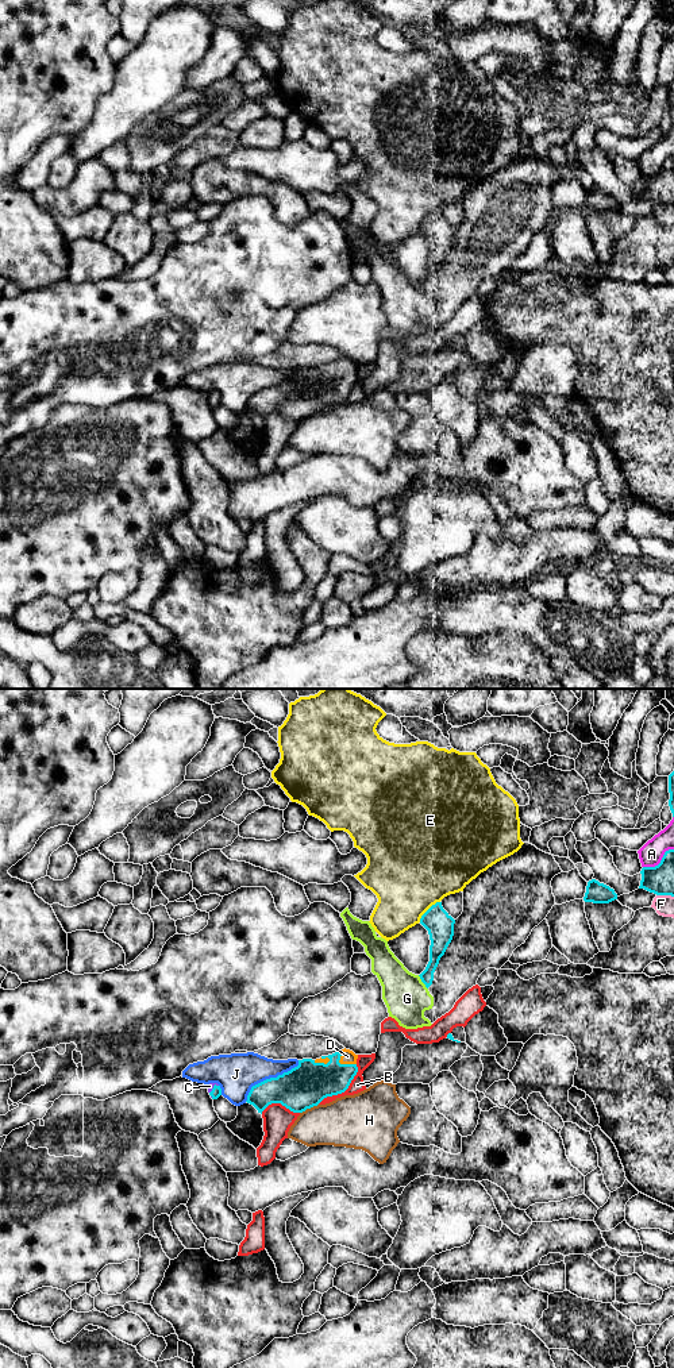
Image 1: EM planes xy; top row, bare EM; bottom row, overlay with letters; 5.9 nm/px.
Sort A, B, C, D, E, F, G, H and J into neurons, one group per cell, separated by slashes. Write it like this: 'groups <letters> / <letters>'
groups A / B / C D / E / F / G / H / J

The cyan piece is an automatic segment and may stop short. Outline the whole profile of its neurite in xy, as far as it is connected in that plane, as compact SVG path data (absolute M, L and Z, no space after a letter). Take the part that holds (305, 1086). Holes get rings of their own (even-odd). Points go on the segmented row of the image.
M344 1048L316 1060L299 1060L290 1071L253 1086L246 1102L261 1114L271 1103L303 1113L327 1097L344 1093L358 1072L357 1059L358 1055Z

